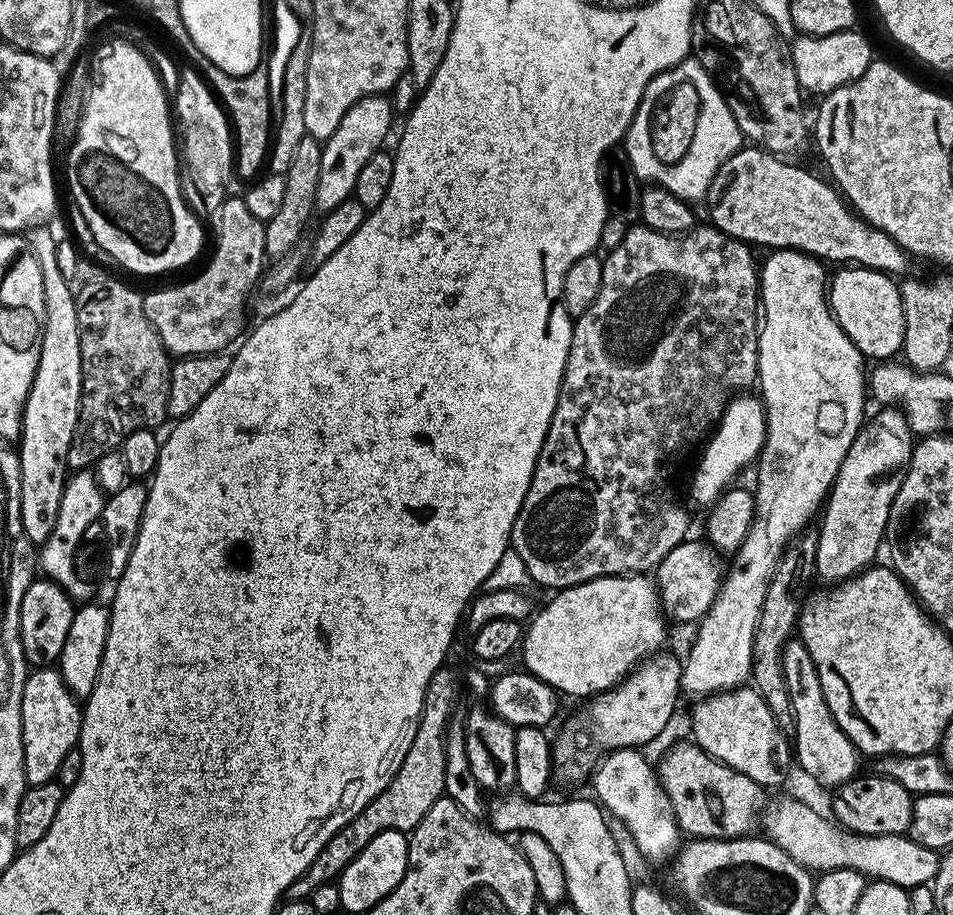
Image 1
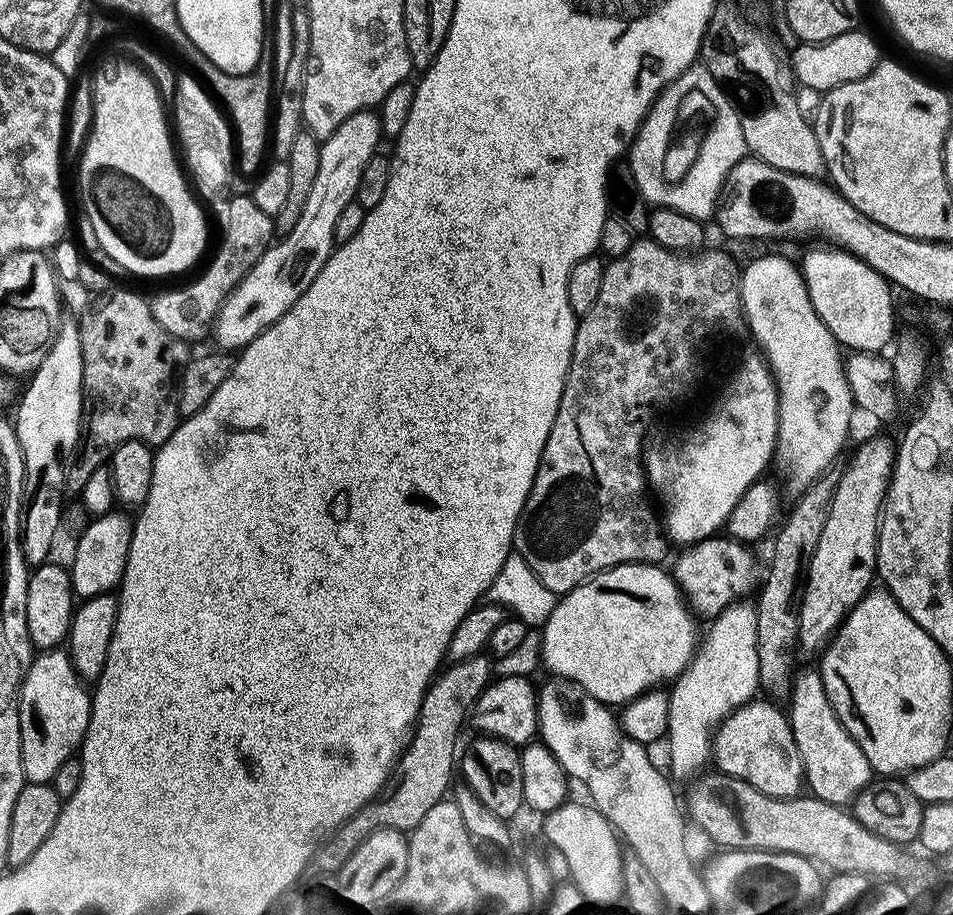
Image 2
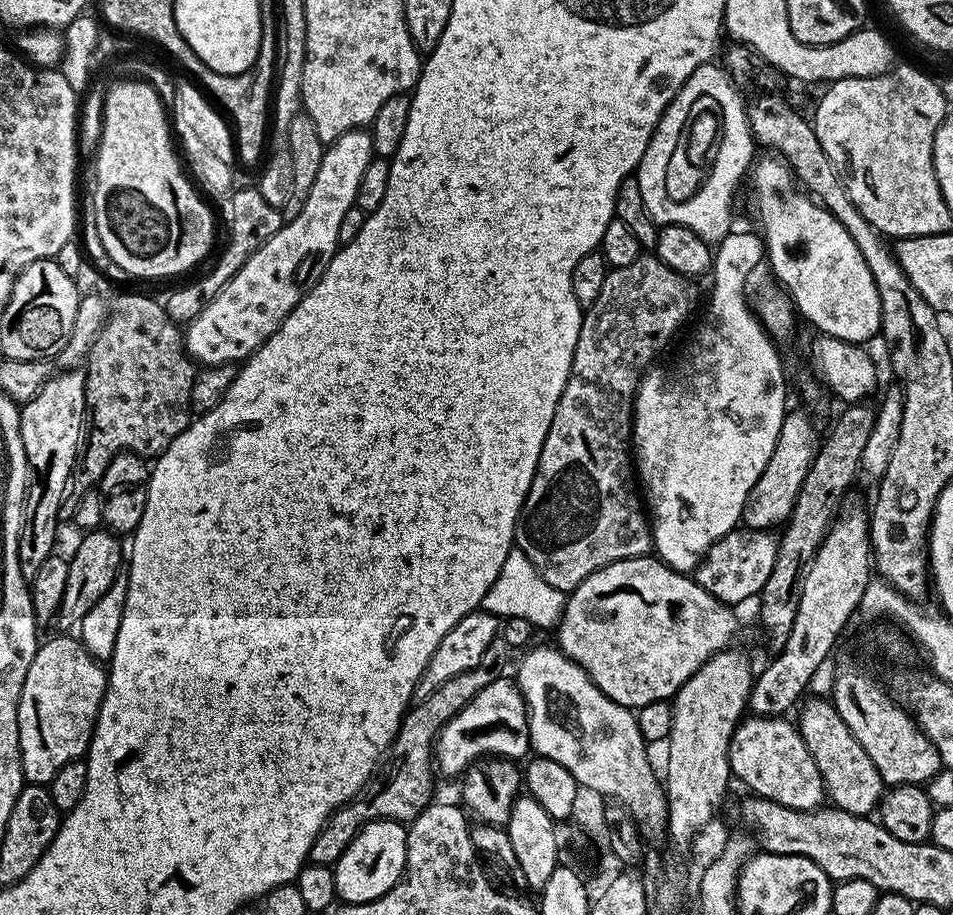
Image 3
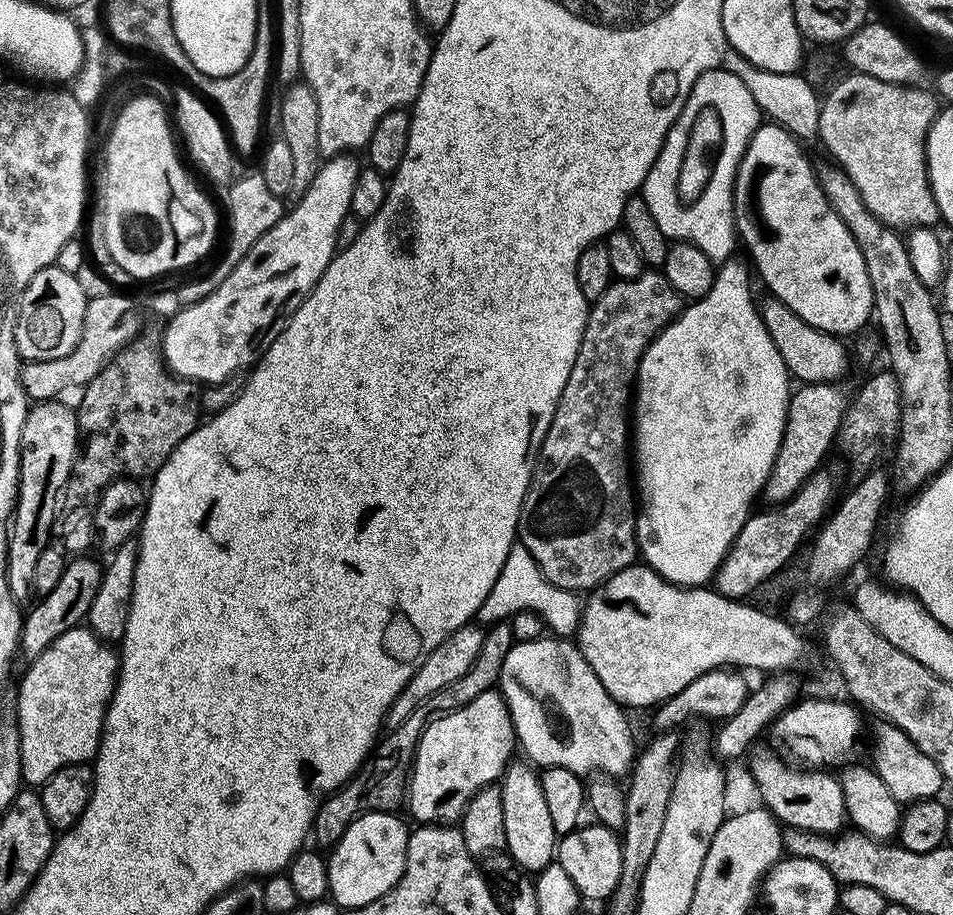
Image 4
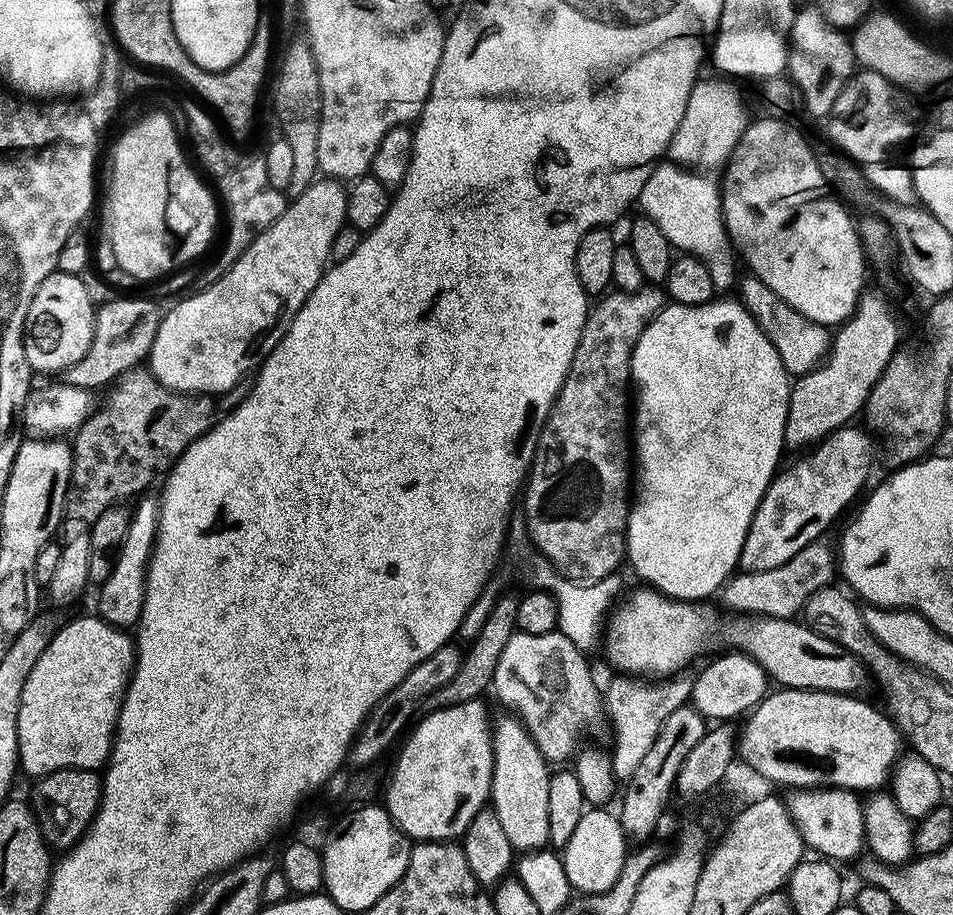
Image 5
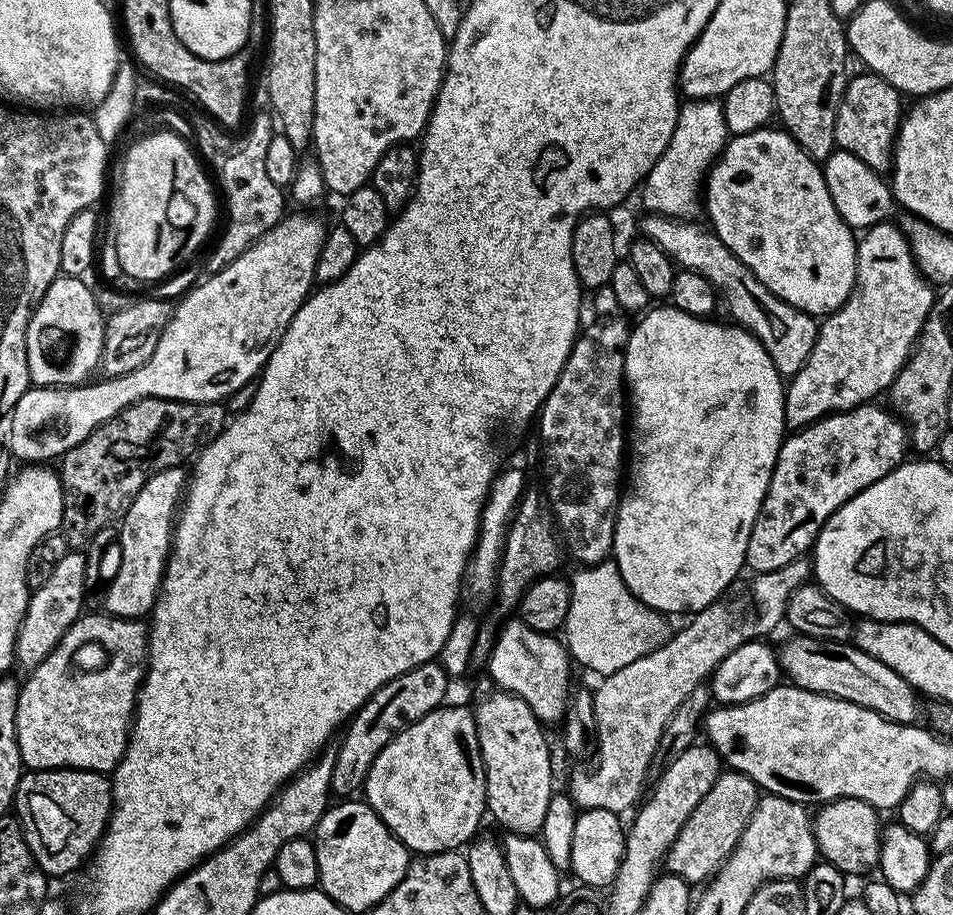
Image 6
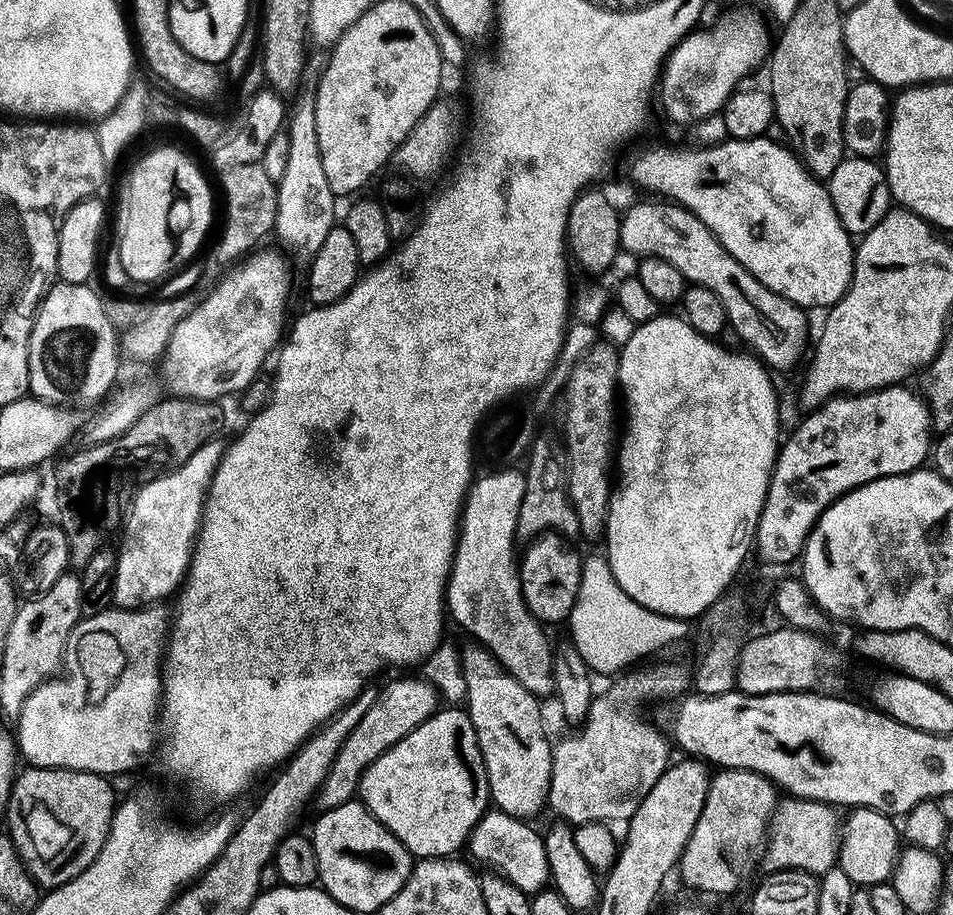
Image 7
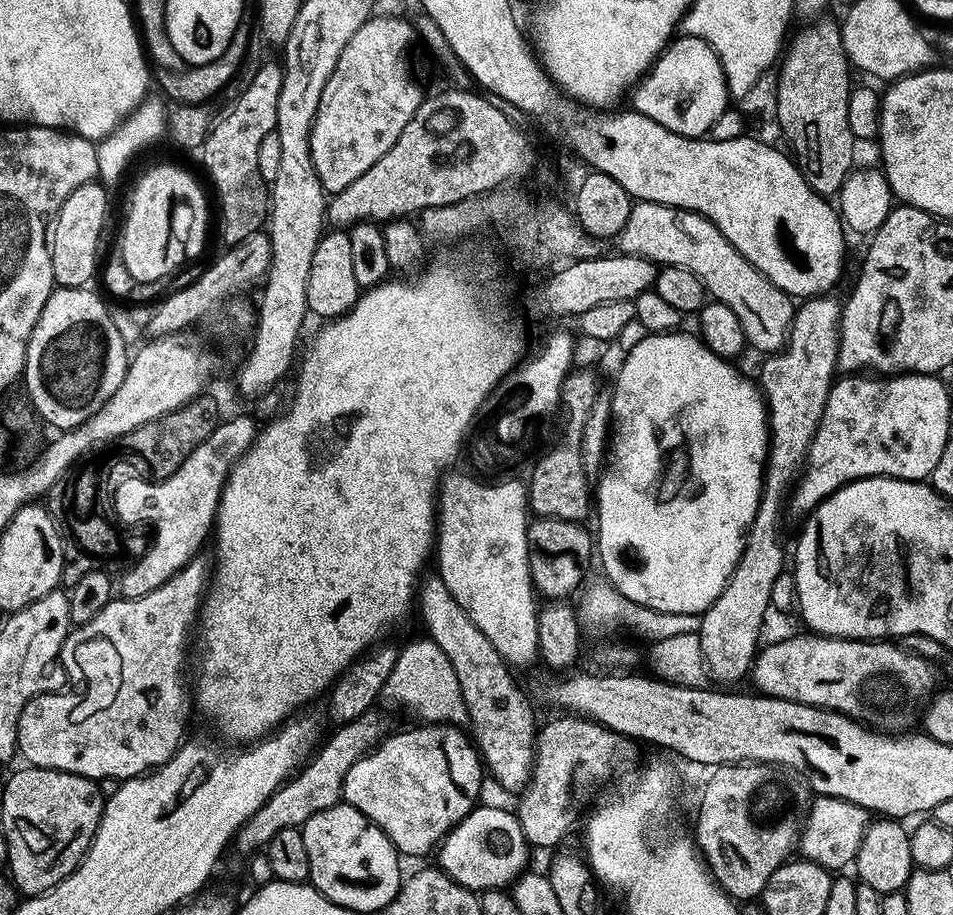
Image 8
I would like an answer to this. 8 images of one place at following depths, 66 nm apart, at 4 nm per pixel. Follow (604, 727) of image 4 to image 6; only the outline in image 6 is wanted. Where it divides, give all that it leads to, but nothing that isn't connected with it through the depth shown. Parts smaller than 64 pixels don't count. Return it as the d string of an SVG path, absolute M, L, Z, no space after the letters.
M508 623L497 631L495 646L486 662L493 683L521 696L541 723L559 723L568 708L572 693L572 660L567 647L551 633L528 629L528 632L508 632Z

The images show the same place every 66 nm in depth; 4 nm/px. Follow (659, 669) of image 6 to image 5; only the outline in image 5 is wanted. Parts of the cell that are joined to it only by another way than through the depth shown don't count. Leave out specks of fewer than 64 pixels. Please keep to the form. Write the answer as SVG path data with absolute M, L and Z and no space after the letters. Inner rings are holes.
M825 539L815 540L794 554L788 562L771 570L758 572L741 571L733 575L721 591L720 599L736 614L755 616L758 618L776 617L791 619L804 607L804 601L810 594L827 587L836 574L836 554ZM626 674L614 676L602 694L603 713L609 718L614 732L614 746L610 748L612 773L620 780L631 779L642 757L650 750L658 730L674 710L683 707L690 699L693 679L686 676L660 678L656 681L630 677Z

